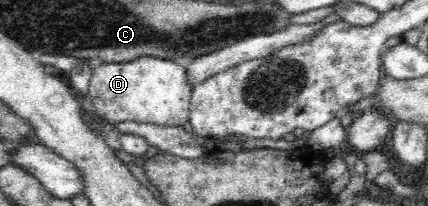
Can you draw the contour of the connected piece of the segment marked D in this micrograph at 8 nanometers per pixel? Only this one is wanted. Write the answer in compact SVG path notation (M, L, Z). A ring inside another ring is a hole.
M141 57L122 63L96 64L91 71L88 95L99 115L110 124L134 121L182 127L189 117L191 91L184 63Z

